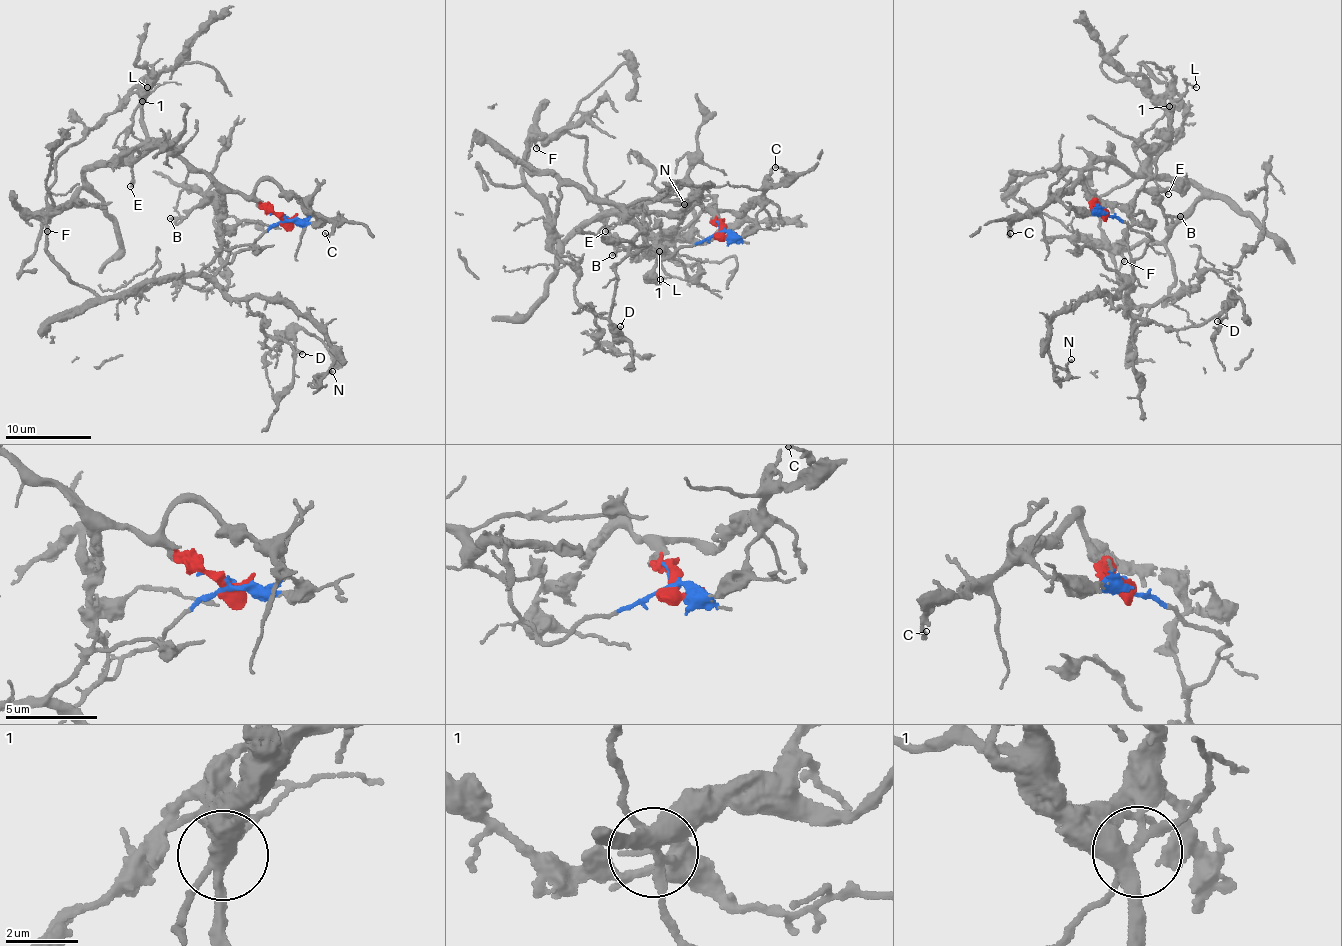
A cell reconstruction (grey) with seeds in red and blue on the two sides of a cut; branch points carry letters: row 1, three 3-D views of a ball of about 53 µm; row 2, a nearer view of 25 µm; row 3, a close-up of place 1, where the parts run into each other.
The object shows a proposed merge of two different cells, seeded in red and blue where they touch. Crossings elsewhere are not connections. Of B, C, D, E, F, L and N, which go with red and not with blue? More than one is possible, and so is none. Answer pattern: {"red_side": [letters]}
{"red_side": ["B", "C", "E", "L"]}

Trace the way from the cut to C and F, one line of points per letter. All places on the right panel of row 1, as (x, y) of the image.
C: (1100, 212), (1096, 212), (1082, 179), (1078, 177), (1052, 199), (1022, 216), (1010, 226), (1010, 234)
F: (1100, 212), (1150, 237), (1125, 279), (1138, 316), (1119, 289), (1125, 260)

